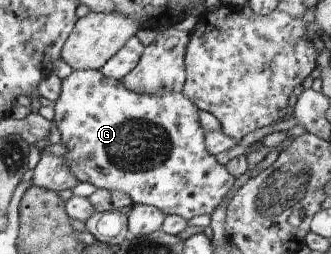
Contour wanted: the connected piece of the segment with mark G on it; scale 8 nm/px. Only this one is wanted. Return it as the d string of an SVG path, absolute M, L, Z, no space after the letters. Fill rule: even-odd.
M76 70L69 74L68 77L62 80L61 93L59 98L54 104L55 117L57 127L61 132L61 143L65 145L67 152L65 154L72 172L76 174L76 178L79 178L80 182L89 182L95 186L96 189L106 189L114 192L114 190L122 190L128 192L134 200L134 204L148 204L160 208L165 215L182 215L187 220L192 220L196 216L202 214L212 214L222 199L236 184L236 177L232 176L231 171L228 170L227 165L223 165L216 155L210 154L206 150L204 144L204 128L200 124L200 112L199 106L196 106L188 96L183 92L156 92L156 94L138 94L138 92L132 92L128 90L127 86L124 86L123 80L115 78L108 78L104 76L102 70Z

